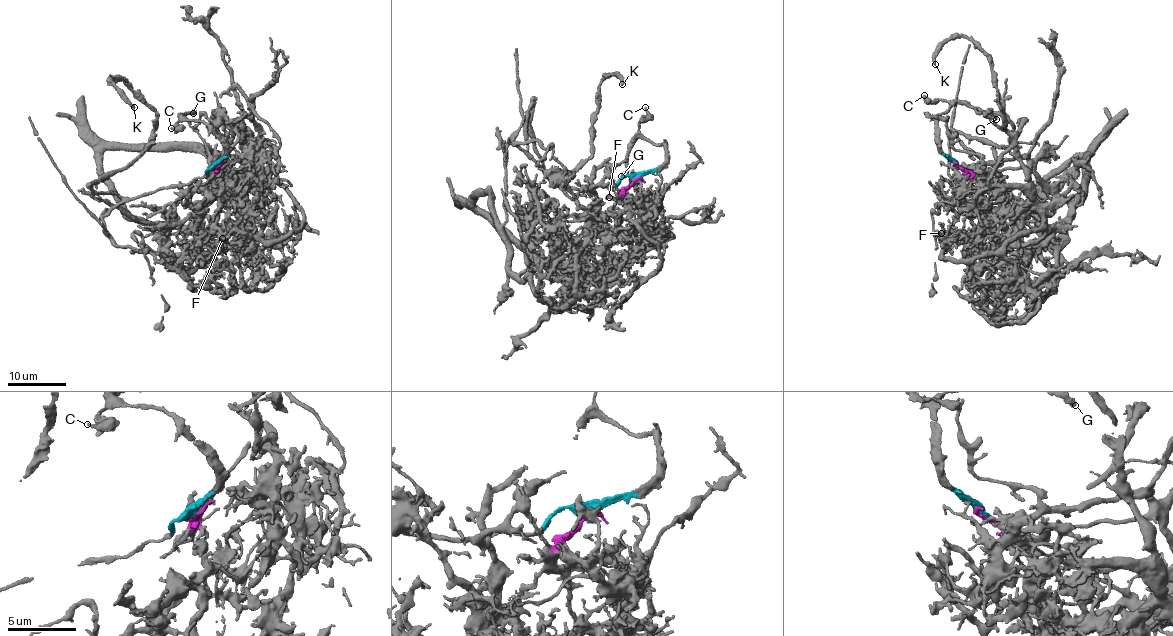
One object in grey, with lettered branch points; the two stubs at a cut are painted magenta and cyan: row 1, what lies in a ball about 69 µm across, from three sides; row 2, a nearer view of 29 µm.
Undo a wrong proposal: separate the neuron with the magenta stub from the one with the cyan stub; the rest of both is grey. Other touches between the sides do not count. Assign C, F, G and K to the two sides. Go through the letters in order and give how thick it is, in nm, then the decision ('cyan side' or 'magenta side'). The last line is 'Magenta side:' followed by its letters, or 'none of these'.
C: 160 nm thick; cyan side
F: 190 nm thick; magenta side
G: 400 nm thick; cyan side
K: 200 nm thick; cyan side
Magenta side: F

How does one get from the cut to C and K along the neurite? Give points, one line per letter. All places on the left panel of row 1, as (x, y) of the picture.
C: (216, 166), (225, 154), (225, 139), (203, 121), (179, 121), (174, 125), (177, 128), (170, 128)
K: (216, 166), (187, 184), (125, 198), (92, 188), (146, 148), (156, 118), (127, 82), (111, 77), (134, 108)

